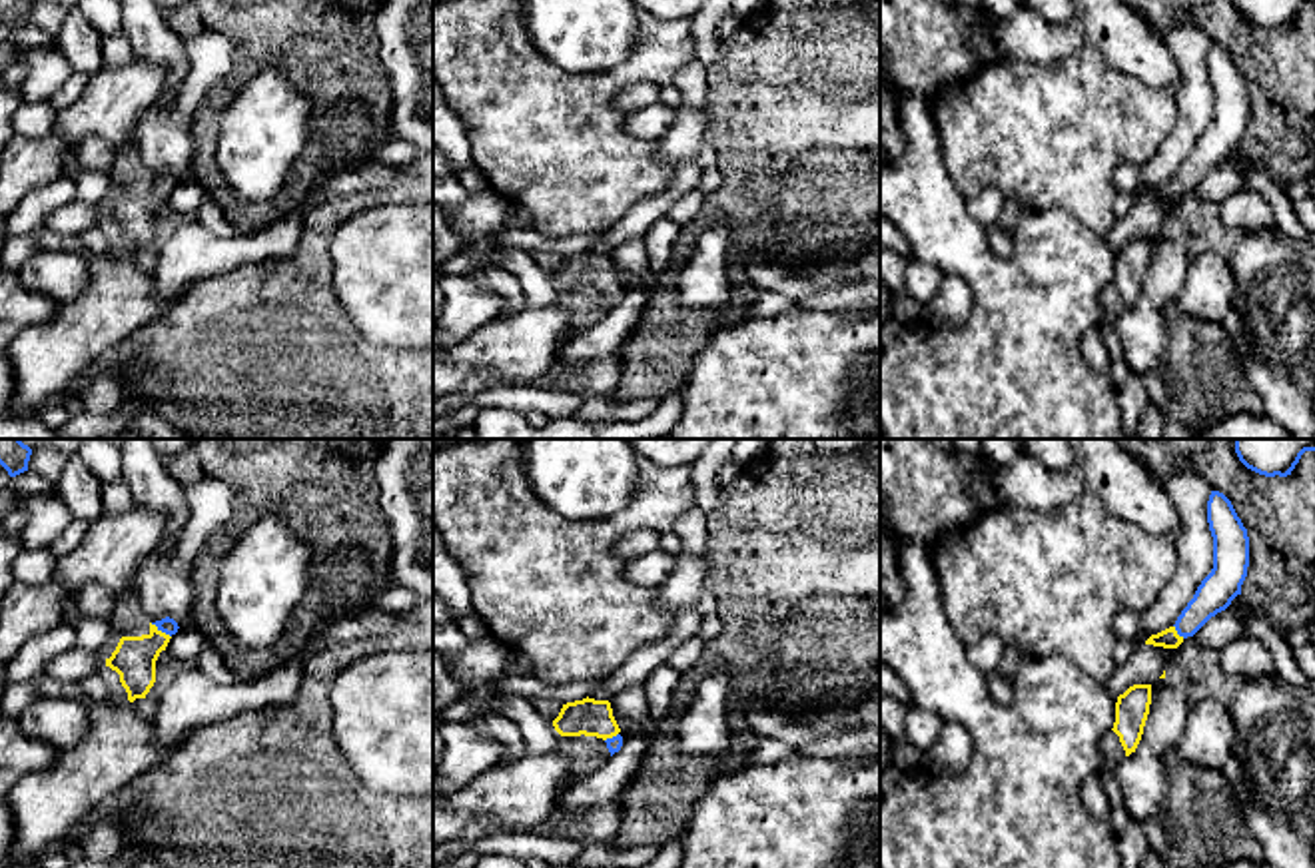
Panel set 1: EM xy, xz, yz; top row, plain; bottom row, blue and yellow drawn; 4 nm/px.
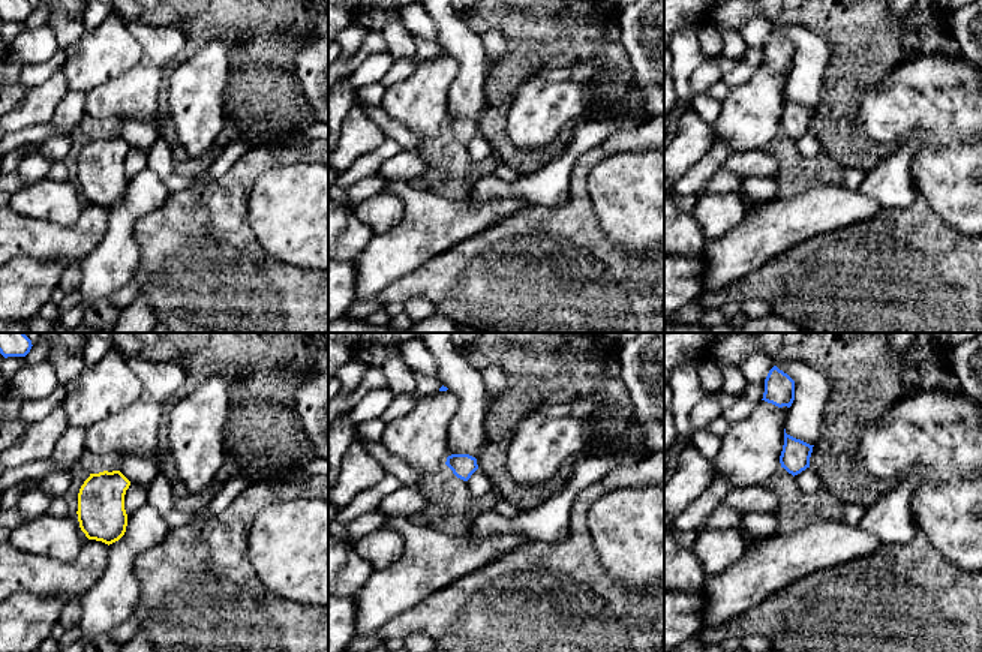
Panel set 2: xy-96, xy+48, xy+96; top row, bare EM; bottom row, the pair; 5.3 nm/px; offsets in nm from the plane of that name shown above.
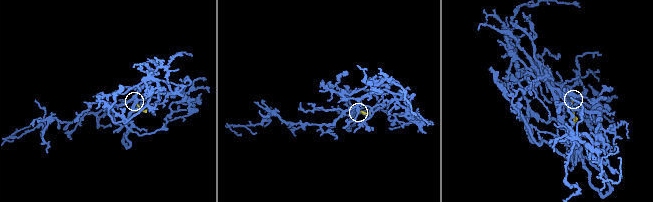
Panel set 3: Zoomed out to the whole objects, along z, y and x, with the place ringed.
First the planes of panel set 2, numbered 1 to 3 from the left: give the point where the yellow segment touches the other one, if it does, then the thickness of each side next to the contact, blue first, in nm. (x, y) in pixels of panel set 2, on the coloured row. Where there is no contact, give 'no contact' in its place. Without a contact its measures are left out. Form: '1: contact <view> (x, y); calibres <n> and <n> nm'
1: no contact
2: no contact
3: no contact

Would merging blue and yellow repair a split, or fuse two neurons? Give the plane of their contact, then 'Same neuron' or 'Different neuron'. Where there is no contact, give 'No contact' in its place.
Touches blue in xy. Same neuron

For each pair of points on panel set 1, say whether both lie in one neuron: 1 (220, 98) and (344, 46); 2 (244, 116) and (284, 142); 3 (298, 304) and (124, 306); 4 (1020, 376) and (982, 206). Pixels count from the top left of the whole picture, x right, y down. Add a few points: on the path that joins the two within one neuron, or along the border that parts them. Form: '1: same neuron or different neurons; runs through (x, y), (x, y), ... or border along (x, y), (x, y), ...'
1: same neuron; runs through (248, 66), (268, 46), (312, 46)
2: same neuron; runs through (254, 124), (274, 132)
3: different neurons; border along (186, 290), (130, 336)
4: different neurons; border along (966, 200), (966, 210), (986, 230)

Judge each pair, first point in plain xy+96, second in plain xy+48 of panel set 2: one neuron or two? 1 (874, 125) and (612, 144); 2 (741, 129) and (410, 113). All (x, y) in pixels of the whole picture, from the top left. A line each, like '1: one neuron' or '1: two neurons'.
1: two neurons
2: one neuron

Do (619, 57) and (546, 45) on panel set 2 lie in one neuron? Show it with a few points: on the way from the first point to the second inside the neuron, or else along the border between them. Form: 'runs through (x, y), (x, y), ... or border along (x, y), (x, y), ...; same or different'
runs through (601, 47), (564, 45); same

